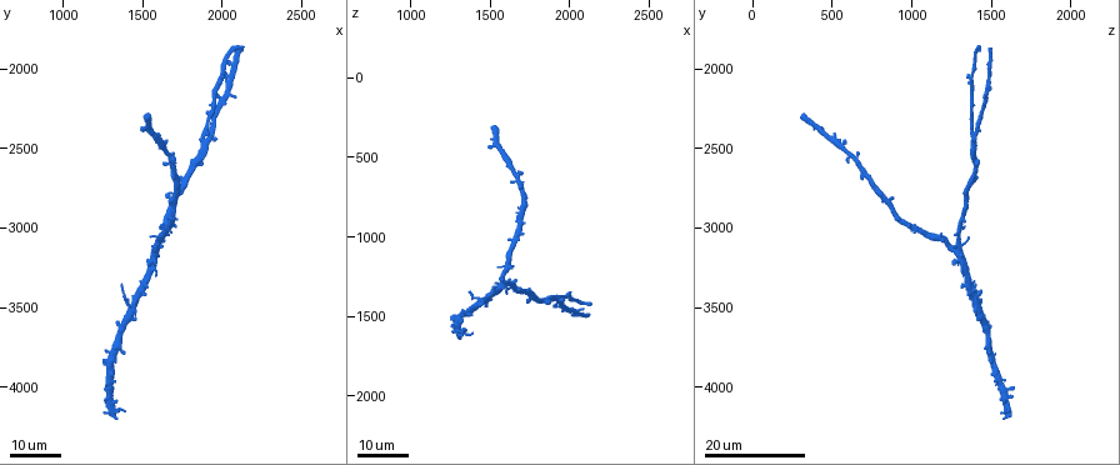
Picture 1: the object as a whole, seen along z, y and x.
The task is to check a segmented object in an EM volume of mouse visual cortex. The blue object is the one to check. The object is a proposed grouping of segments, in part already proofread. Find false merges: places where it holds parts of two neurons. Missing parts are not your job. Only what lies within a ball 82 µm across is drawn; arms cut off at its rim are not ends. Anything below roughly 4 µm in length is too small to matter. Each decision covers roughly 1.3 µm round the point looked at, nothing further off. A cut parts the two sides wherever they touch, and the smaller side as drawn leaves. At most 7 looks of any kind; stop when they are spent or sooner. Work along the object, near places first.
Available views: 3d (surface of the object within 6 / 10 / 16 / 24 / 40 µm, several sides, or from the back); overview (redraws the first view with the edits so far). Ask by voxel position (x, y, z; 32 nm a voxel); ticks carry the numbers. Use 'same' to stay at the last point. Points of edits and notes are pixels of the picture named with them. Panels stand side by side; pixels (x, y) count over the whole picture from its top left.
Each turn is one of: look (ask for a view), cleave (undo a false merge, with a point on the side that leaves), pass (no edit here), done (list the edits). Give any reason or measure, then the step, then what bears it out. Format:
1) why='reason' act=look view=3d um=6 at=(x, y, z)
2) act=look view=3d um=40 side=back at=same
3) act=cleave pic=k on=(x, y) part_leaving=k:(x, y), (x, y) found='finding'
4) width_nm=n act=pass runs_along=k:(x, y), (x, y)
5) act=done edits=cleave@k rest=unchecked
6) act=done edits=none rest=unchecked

act=look view=3d um=24 at=(1420, 3480, 1380)

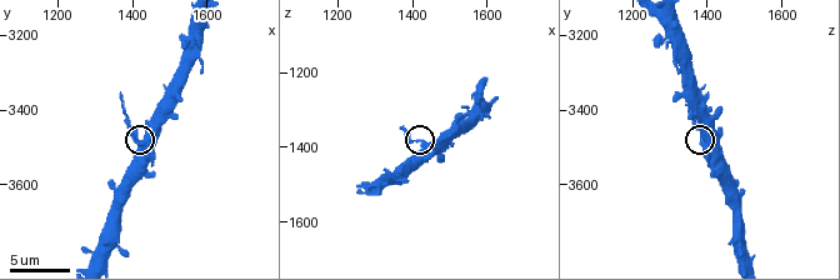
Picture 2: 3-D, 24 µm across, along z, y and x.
act=look view=3d um=10 at=(1430, 3500, 1390)

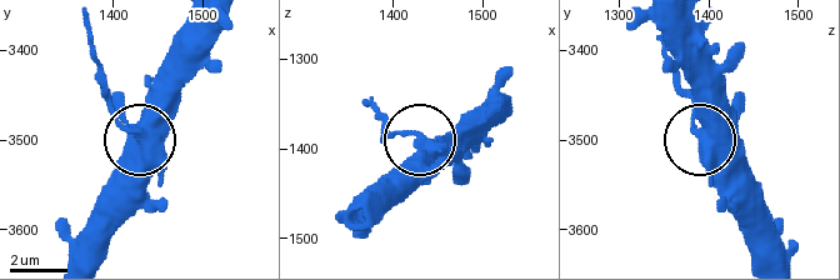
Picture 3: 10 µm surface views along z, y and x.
width_nm=420 act=cleave pic=3 on=(396, 133) part_leaving=3:(148, 146), (105, 91), (90, 26) found='two neurons meet here'

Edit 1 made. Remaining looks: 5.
act=look view=3d um=6 at=(1360, 3760, 1490)

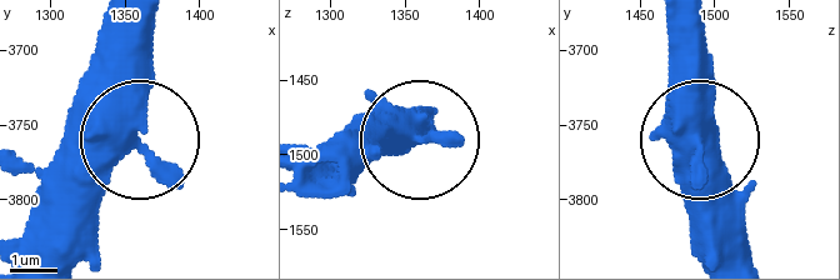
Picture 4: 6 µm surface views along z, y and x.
act=look view=3d um=6 side=back at=(1358, 3756, 1480)

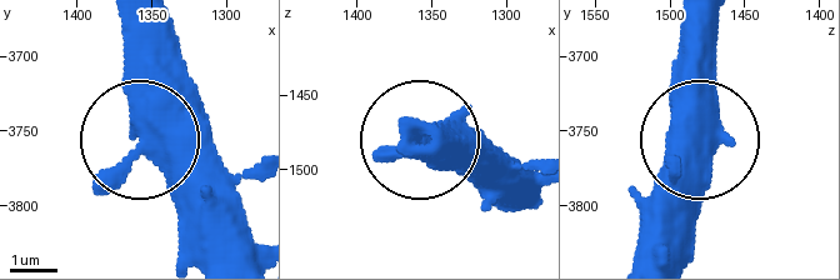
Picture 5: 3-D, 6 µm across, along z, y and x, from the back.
width_nm=460 act=pass found='one neuron here'

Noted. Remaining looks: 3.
act=look view=3d um=24 at=(1900, 2420, 1380)

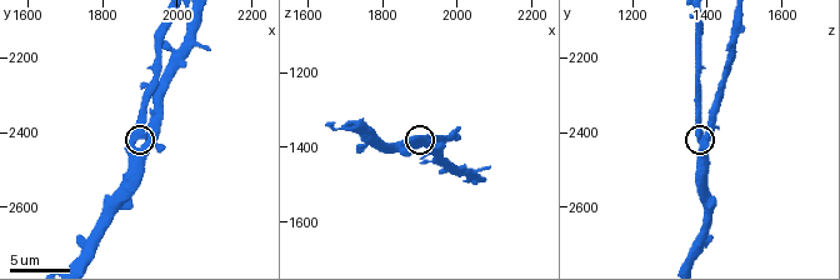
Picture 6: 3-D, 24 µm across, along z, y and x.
act=look view=3d um=10 at=(1920, 2420, 1400)

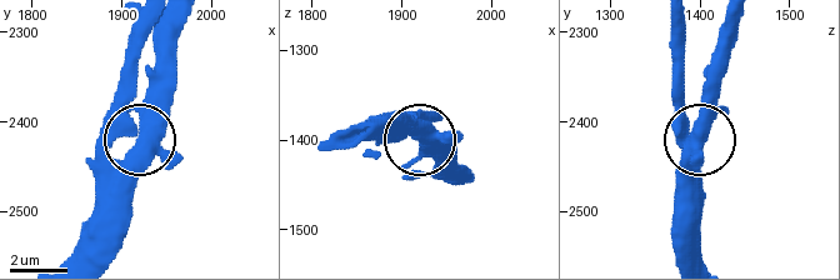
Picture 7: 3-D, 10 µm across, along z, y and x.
act=pass runs_along=7:(70, 256), (100, 191), (139, 141), (149, 79) found='one neuron here'

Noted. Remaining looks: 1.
act=done edits=cleave@3 rest=unchecked

